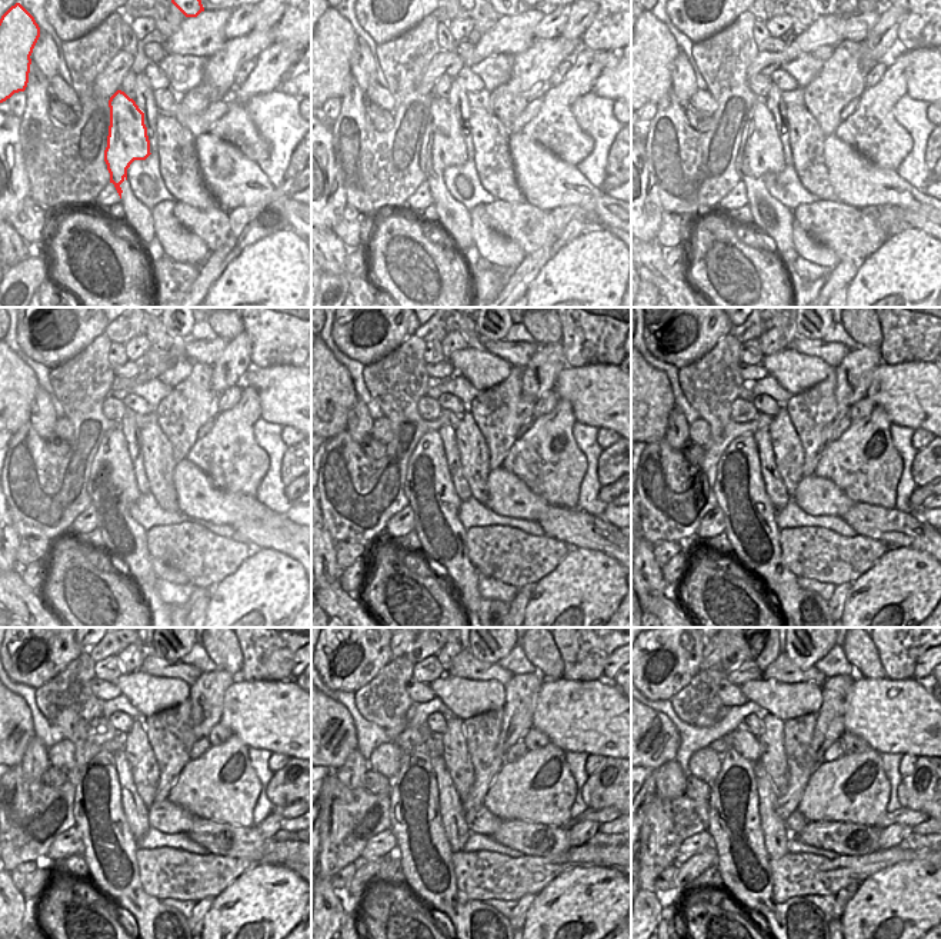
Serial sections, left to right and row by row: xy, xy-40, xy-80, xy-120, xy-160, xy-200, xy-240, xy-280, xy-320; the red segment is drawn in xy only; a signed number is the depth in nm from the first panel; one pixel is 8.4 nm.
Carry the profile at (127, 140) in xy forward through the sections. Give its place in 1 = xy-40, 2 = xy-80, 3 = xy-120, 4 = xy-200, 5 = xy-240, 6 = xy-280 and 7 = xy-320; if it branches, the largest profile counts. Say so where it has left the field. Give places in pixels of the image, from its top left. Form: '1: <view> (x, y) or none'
1: xy-40 (443, 146)
2: xy-80 (760, 152)
3: xy-120 (112, 485)
4: xy-200 (738, 488)
5: xy-240 (97, 811)
6: xy-280 (414, 808)
7: xy-320 (733, 806)

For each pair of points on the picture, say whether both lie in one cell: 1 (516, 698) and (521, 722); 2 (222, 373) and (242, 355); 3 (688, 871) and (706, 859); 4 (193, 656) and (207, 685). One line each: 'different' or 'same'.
1: same
2: same
3: same
4: different

